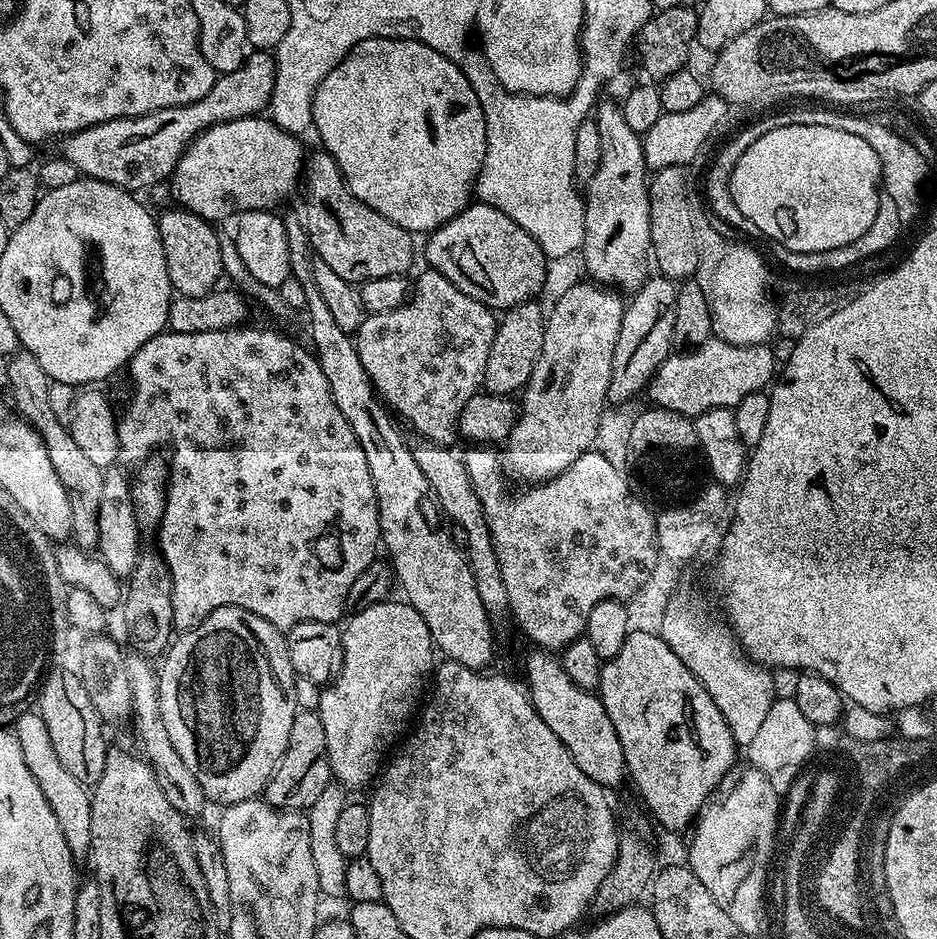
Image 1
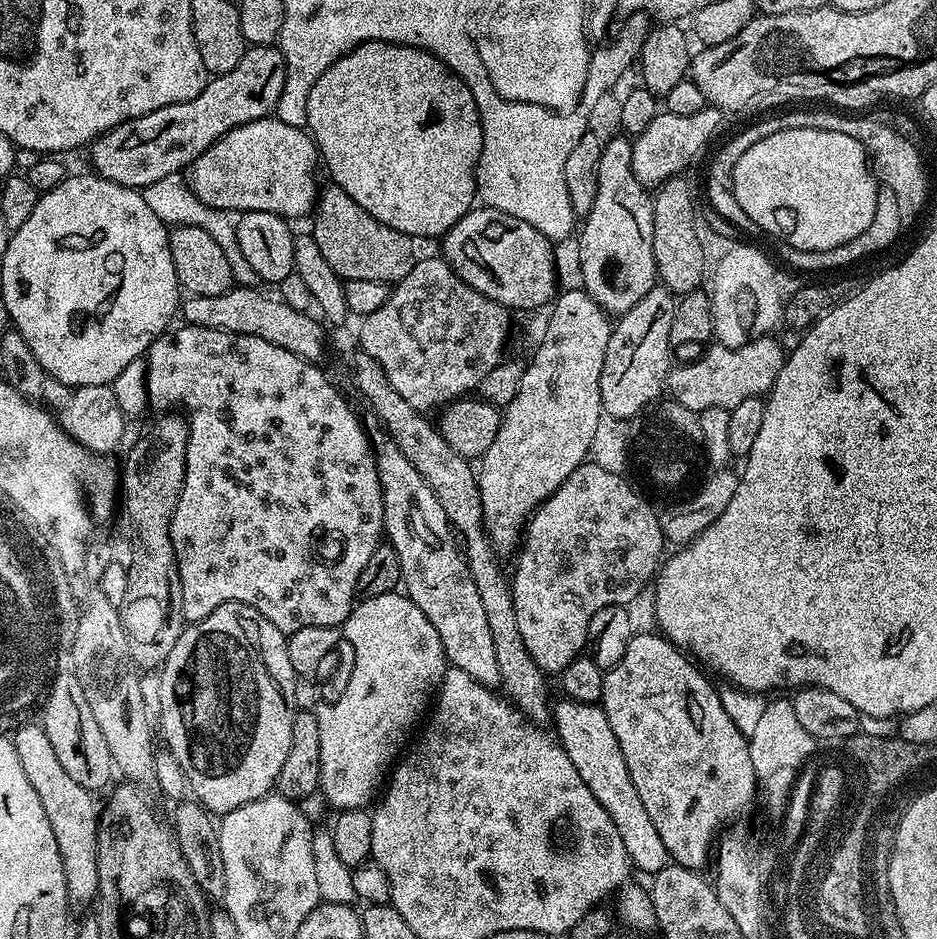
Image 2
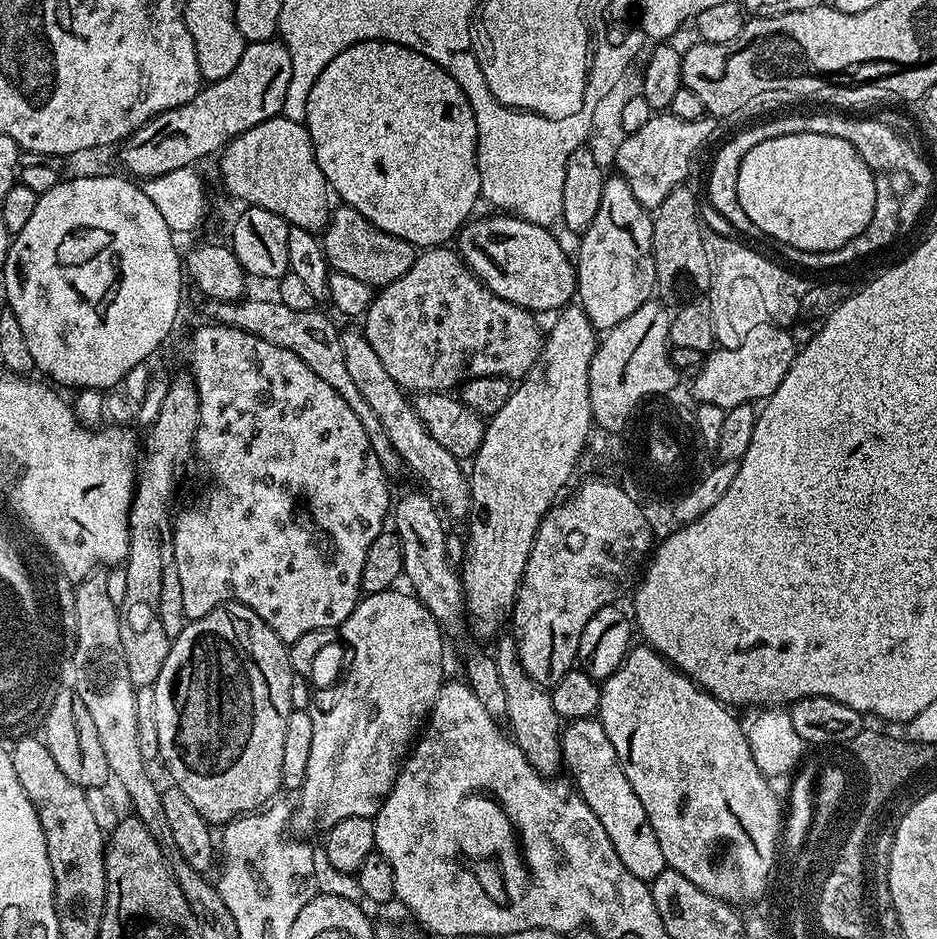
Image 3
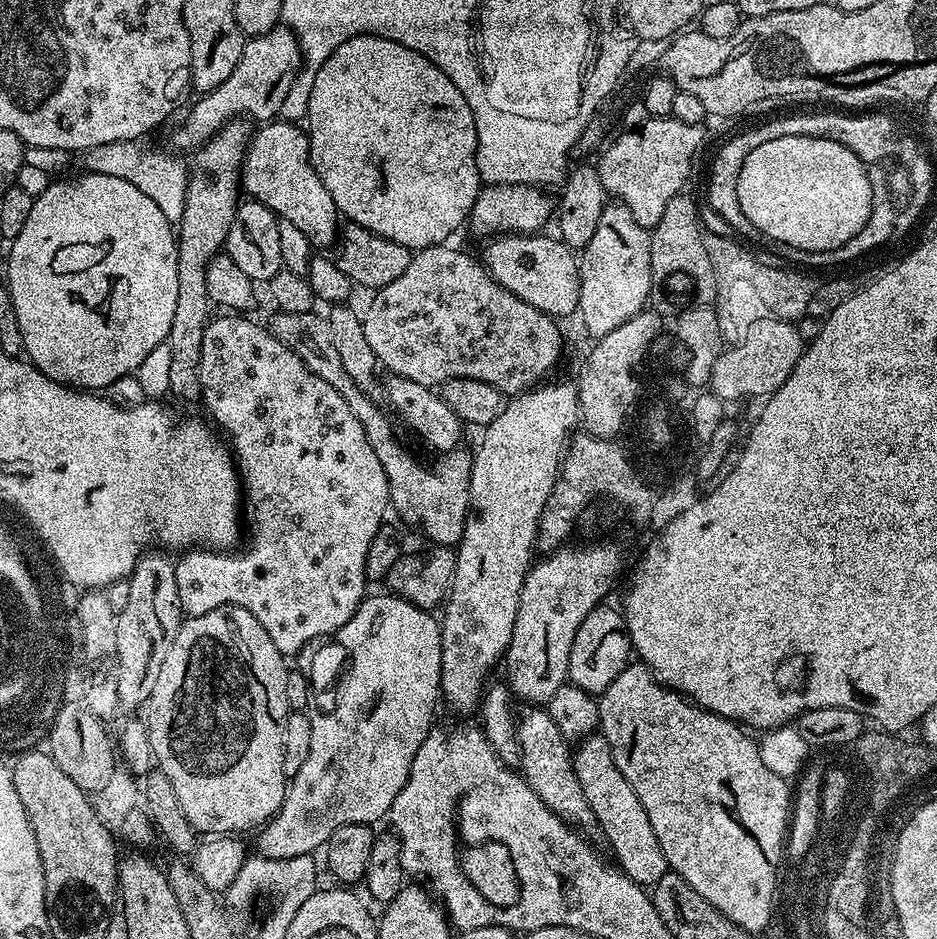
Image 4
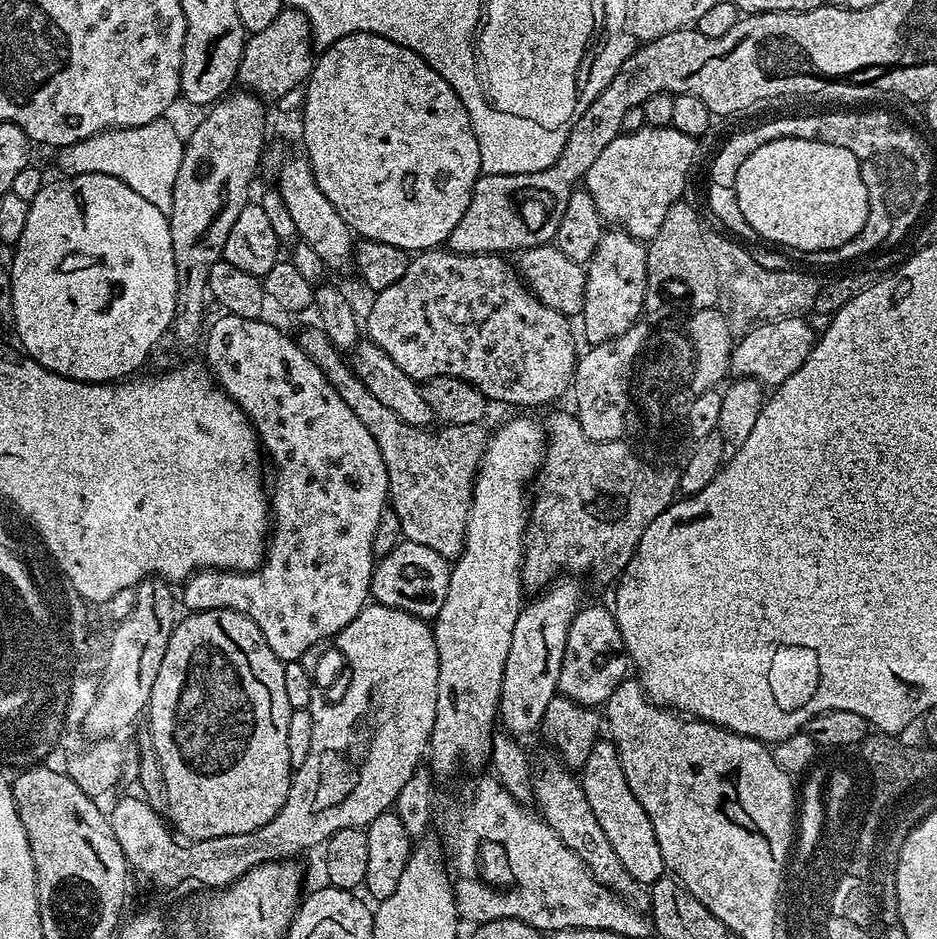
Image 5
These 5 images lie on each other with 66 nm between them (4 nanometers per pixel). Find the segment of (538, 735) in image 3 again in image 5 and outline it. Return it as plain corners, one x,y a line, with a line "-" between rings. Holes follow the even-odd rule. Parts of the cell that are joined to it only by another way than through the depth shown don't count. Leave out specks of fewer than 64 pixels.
562,766
548,768
539,772
533,781
534,802
538,807
541,819
545,820
562,842
582,858
586,870
594,874
602,886
606,886
615,896
627,902
636,911
647,913
650,908
650,892
645,885
630,878
626,866
618,859
614,846
610,846
598,818
594,818
594,810
590,810
590,802
586,802
586,794
582,790
579,779
569,770

